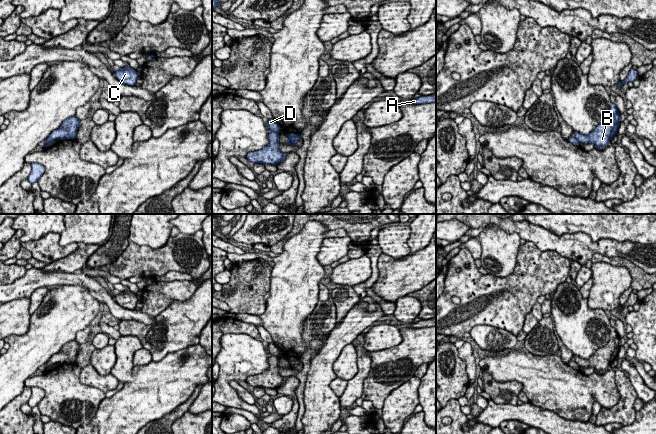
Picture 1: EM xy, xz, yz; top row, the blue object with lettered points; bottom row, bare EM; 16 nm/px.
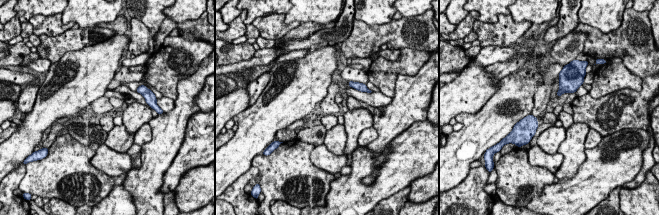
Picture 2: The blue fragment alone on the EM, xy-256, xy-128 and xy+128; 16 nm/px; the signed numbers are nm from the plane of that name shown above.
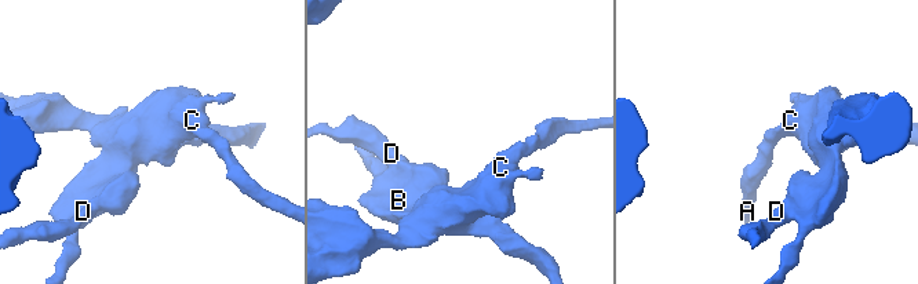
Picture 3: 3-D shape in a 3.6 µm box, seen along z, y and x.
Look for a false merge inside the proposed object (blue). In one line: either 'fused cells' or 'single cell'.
fused cells

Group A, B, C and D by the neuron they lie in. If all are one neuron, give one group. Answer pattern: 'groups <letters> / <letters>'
groups A B C / D

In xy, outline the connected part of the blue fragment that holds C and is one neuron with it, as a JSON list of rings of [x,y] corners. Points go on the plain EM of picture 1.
[[[130,290],[123,292],[117,292],[115,296],[115,301],[123,308],[134,310],[138,302],[137,295],[132,293]]]

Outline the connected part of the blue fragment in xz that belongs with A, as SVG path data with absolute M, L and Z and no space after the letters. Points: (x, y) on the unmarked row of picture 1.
M421 320L417 323L411 323L411 328L426 328L436 326L436 322L433 320Z

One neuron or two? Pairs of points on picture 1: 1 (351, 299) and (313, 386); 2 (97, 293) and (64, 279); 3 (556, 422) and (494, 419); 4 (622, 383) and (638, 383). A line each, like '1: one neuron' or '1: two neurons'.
1: two neurons
2: one neuron
3: one neuron
4: two neurons

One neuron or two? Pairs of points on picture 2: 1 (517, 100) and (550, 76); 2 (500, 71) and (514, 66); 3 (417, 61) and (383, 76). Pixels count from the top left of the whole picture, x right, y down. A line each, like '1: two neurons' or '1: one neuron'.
1: two neurons
2: one neuron
3: one neuron

